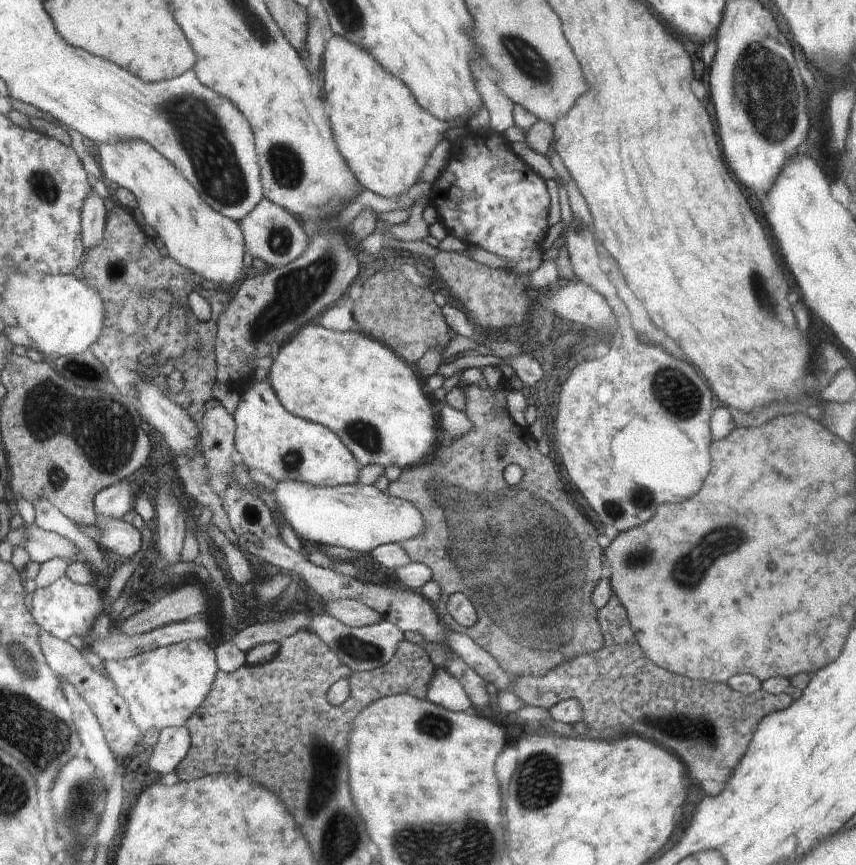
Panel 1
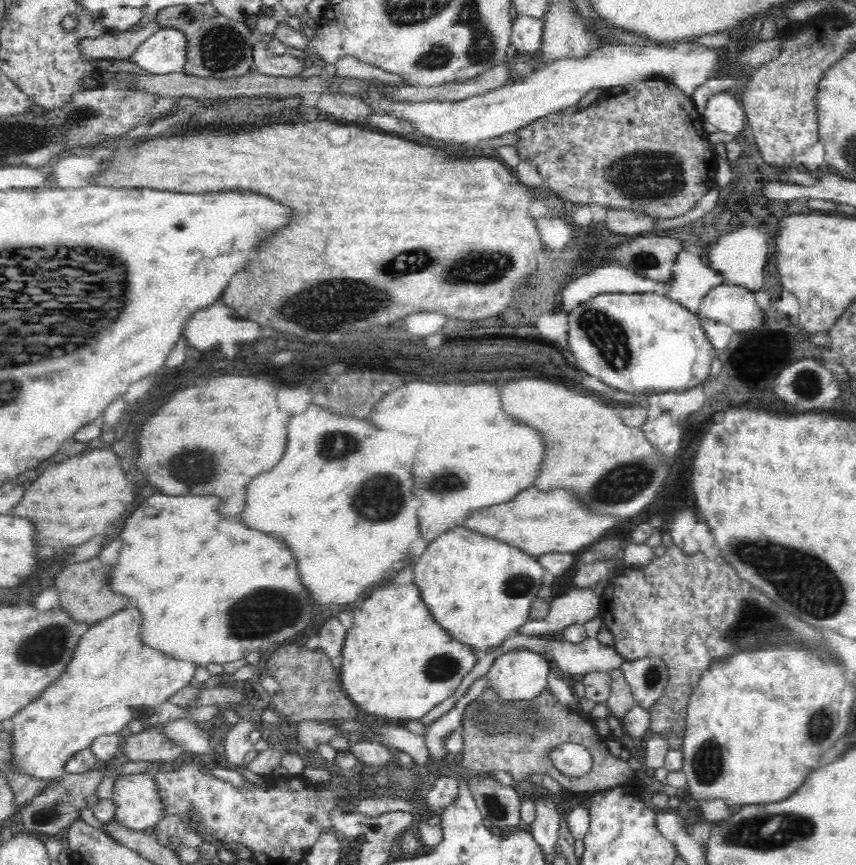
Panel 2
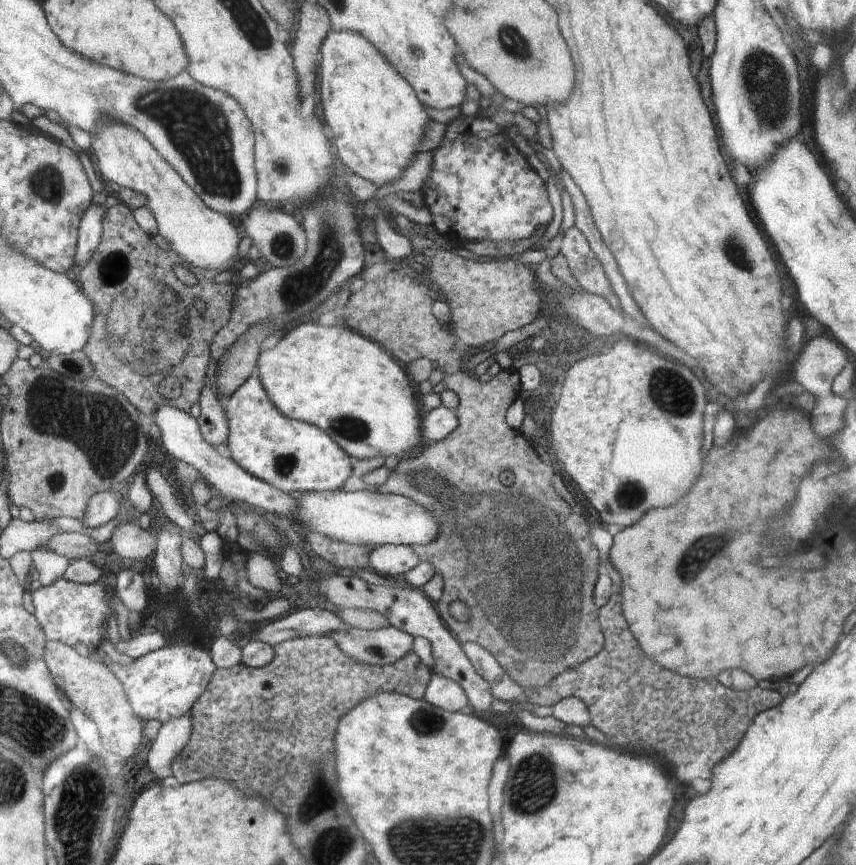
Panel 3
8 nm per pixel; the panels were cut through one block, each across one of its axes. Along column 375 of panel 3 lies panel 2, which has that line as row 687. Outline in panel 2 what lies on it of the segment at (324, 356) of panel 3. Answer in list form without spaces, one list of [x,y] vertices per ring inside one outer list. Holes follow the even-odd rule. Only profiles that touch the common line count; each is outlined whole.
[[[413,582],[388,584],[382,588],[375,585],[370,592],[370,596],[365,594],[359,601],[360,608],[352,612],[353,623],[344,639],[341,650],[342,666],[338,669],[341,686],[347,698],[360,710],[364,710],[364,715],[372,714],[400,721],[418,720],[436,704],[454,694],[462,678],[474,668],[478,659],[472,648],[453,640],[432,619]]]

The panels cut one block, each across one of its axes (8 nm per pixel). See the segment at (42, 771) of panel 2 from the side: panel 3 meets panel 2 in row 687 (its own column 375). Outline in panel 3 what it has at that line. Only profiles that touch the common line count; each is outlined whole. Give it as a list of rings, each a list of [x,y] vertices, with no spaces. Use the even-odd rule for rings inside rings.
[[[330,30],[324,36],[320,46],[318,61],[318,82],[322,108],[326,122],[332,130],[333,141],[337,155],[350,170],[351,174],[358,174],[378,187],[388,186],[398,180],[404,170],[414,162],[418,146],[424,138],[424,132],[430,124],[430,116],[424,110],[425,105],[416,98],[415,89],[392,64],[383,56],[378,48],[368,38],[358,32],[350,30]]]

